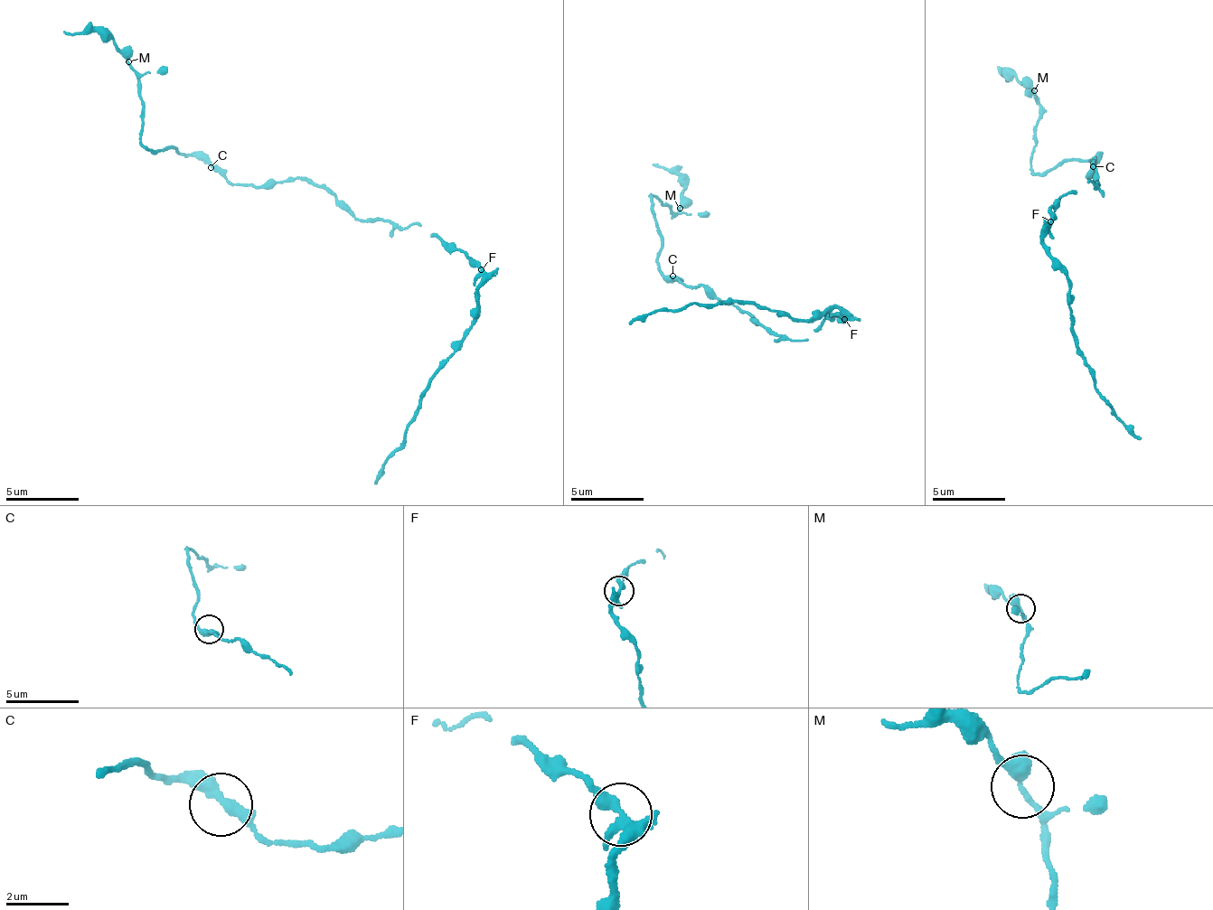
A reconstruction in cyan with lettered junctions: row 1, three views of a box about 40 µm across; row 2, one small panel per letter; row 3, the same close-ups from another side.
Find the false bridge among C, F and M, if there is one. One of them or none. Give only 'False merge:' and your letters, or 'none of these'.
False merge: F

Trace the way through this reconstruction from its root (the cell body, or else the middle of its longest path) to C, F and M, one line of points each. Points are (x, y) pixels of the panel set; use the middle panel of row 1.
C: (757, 319), (755, 322), (748, 312), (735, 304), (725, 306), (700, 285), (686, 287), (680, 285), (672, 276)
F: (757, 319), (762, 327), (790, 340), (820, 330), (824, 316), (837, 314), (846, 318)
M: (757, 319), (725, 306), (700, 285), (668, 280), (659, 268), (661, 230), (651, 196), (679, 215), (680, 208)

